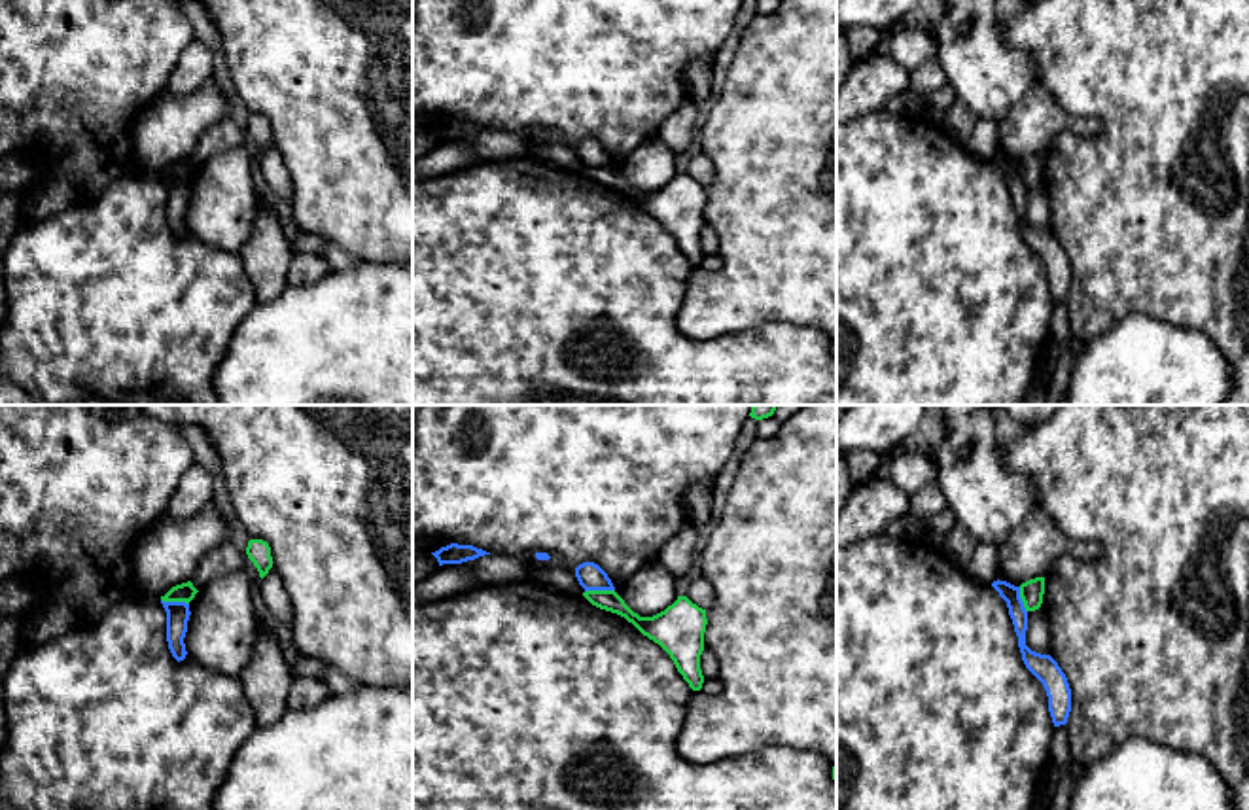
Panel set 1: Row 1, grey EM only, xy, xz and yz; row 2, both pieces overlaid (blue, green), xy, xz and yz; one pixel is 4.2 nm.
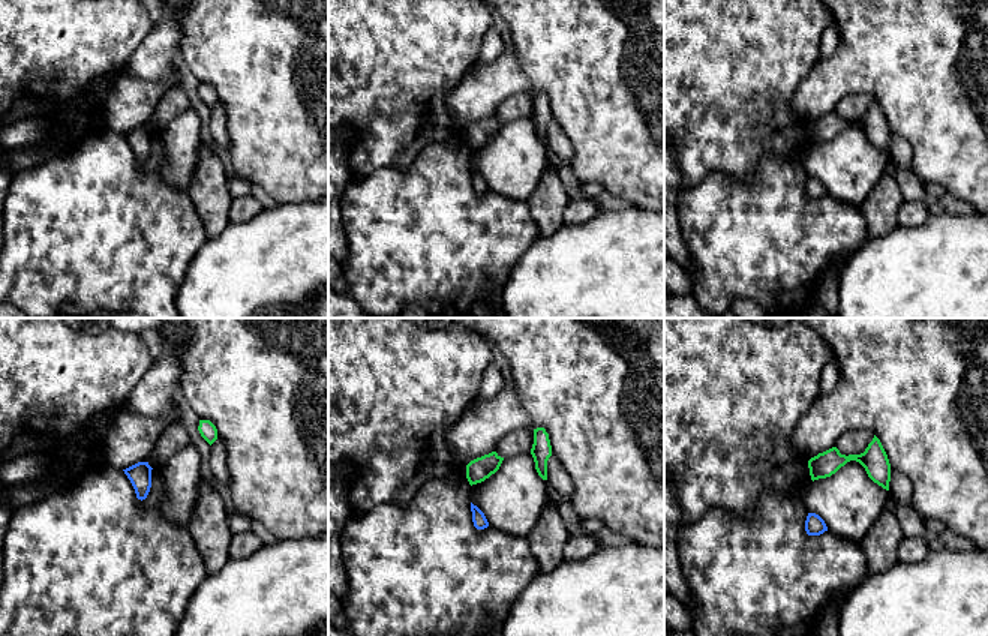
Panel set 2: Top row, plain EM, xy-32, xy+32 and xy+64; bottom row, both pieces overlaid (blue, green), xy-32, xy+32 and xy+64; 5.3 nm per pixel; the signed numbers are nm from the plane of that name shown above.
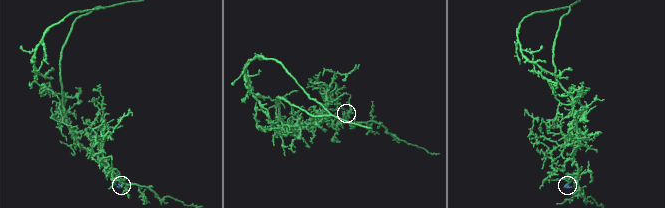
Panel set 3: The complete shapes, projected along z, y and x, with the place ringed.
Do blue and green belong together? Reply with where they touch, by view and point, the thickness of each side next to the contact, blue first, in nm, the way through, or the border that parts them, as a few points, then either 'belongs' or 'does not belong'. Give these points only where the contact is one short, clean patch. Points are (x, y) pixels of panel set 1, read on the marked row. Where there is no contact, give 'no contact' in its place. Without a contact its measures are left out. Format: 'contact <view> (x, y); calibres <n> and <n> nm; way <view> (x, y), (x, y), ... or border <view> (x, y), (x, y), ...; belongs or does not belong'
contact xz (598, 589); calibres 110 and 90 nm; border xz (614, 589), (589, 589), (585, 593); does not belong

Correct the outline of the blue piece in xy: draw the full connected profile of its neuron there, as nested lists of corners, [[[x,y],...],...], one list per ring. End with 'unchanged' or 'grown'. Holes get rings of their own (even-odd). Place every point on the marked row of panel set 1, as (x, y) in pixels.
[[[163,602],[163,608],[167,611],[167,642],[172,657],[180,662],[185,659],[185,632],[187,632],[187,621],[189,621],[189,604],[185,602]]] | unchanged

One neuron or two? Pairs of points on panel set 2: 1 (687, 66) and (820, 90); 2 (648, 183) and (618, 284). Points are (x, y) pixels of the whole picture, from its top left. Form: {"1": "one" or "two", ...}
{"1": "two", "2": "two"}

